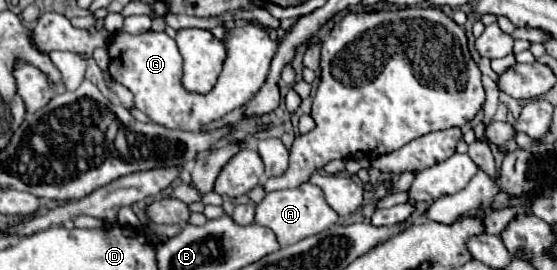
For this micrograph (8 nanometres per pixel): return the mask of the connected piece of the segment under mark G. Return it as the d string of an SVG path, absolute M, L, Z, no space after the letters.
M233 26L229 36L225 38L227 60L223 64L223 72L219 74L217 84L207 94L195 94L183 88L181 76L181 54L177 52L177 44L165 32L141 32L127 34L115 32L111 34L111 42L107 46L109 52L109 74L115 82L123 84L133 92L135 108L147 114L151 122L157 122L167 128L179 130L199 130L211 124L215 118L223 118L235 108L247 104L265 84L269 74L269 64L277 52L277 42L271 42L267 32L253 26Z

